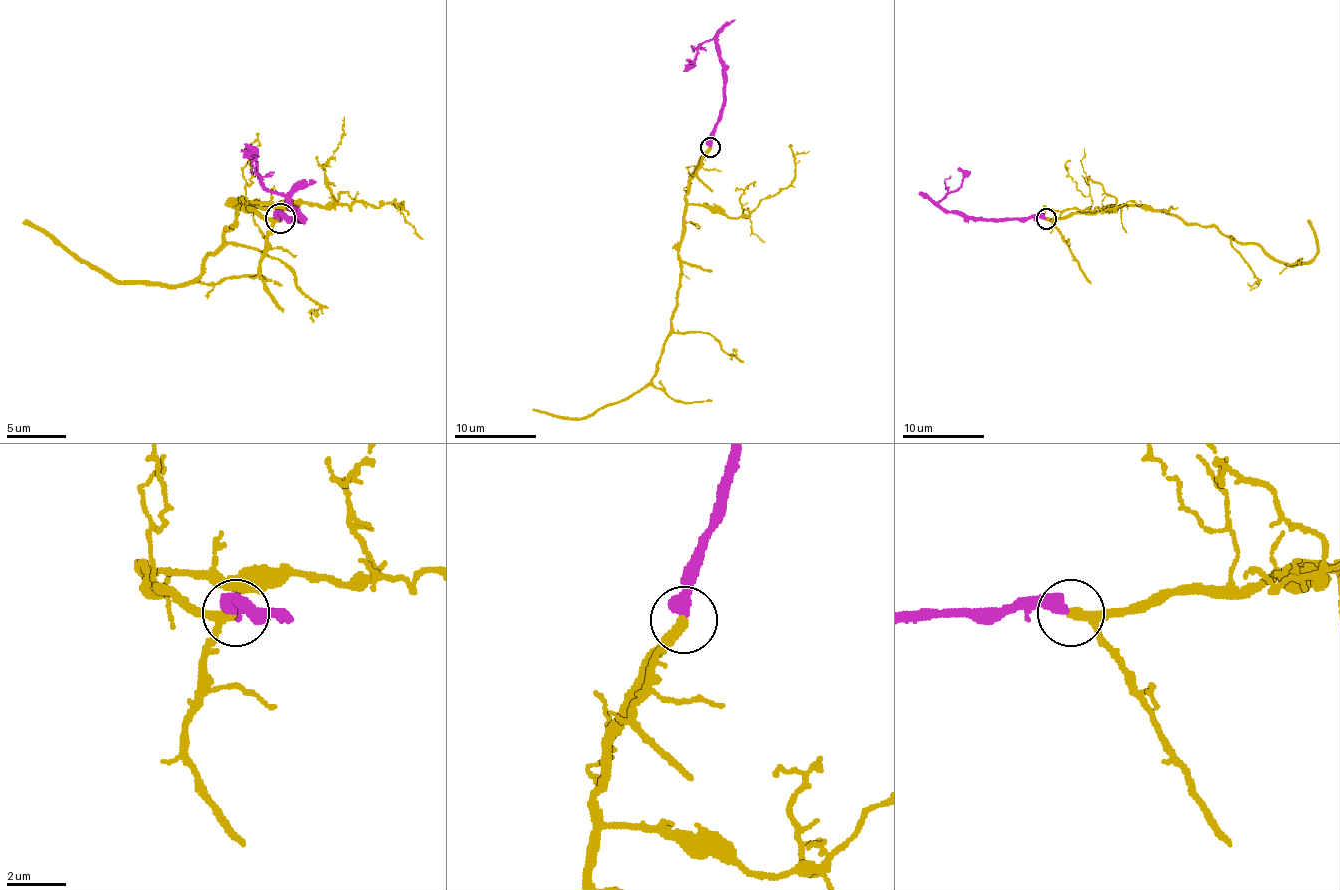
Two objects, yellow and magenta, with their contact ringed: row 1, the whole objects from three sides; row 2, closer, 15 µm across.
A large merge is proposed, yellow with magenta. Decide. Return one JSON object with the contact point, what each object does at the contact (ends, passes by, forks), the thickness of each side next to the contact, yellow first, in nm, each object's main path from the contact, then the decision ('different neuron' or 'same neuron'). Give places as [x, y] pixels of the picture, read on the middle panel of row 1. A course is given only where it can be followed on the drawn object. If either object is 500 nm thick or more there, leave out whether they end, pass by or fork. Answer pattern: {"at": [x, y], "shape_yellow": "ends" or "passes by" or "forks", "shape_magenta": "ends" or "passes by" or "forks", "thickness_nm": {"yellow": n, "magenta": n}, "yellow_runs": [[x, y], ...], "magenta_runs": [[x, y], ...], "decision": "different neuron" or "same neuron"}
{"at": [710, 147], "shape_yellow": "passes by", "shape_magenta": "ends", "thickness_nm": {"yellow": 240, "magenta": 480}, "yellow_runs": [[711, 146], [690, 181], [678, 251], [680, 274], [672, 334], [649, 381], [630, 395], [579, 418], [532, 410]], "magenta_runs": [[711, 146], [711, 132], [723, 103], [721, 50], [713, 40], [709, 40], [698, 48], [692, 64], [686, 58]], "decision": "same neuron"}

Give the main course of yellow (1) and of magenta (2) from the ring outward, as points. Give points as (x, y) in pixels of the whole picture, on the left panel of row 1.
1: (280, 219), (239, 201), (224, 243), (191, 281), (165, 284), (117, 284), (22, 222)
2: (280, 219), (280, 216), (298, 219), (283, 195), (278, 195), (263, 183), (254, 153), (245, 144)

